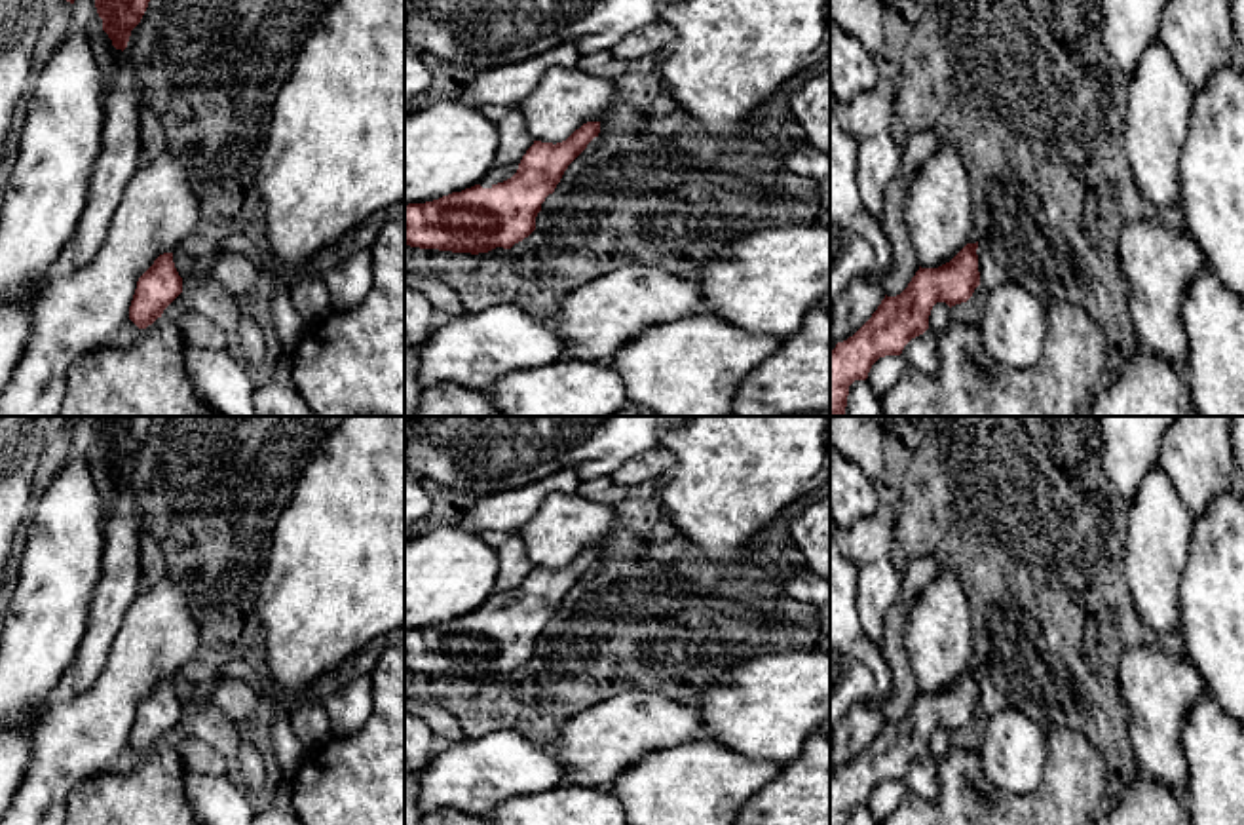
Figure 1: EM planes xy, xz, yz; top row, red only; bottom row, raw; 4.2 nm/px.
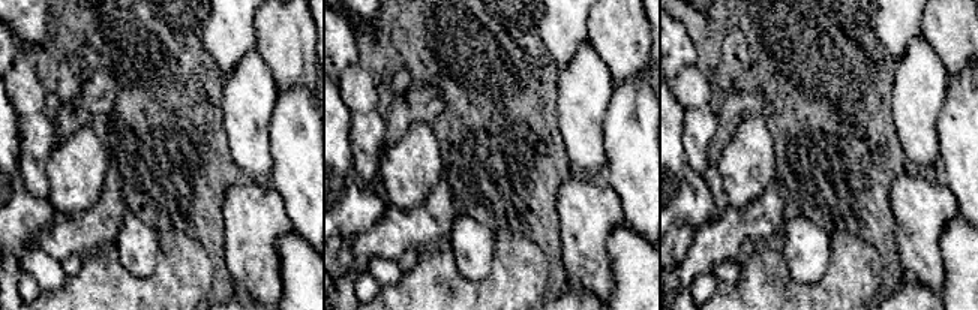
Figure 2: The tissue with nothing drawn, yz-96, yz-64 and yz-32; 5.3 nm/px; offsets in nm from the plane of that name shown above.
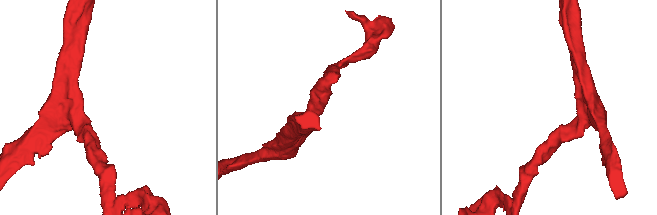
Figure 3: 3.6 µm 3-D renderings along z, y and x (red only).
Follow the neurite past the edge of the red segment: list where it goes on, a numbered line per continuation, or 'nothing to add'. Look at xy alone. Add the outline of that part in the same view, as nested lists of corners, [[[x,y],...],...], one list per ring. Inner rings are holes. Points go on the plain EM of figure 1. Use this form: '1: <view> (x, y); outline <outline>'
nothing to add

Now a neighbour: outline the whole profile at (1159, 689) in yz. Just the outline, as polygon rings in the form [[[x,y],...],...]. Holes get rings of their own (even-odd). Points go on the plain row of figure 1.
[[[1151,643],[1128,646],[1117,673],[1138,774],[1185,796],[1181,730],[1187,713],[1206,692],[1200,673],[1187,658],[1172,656]]]

